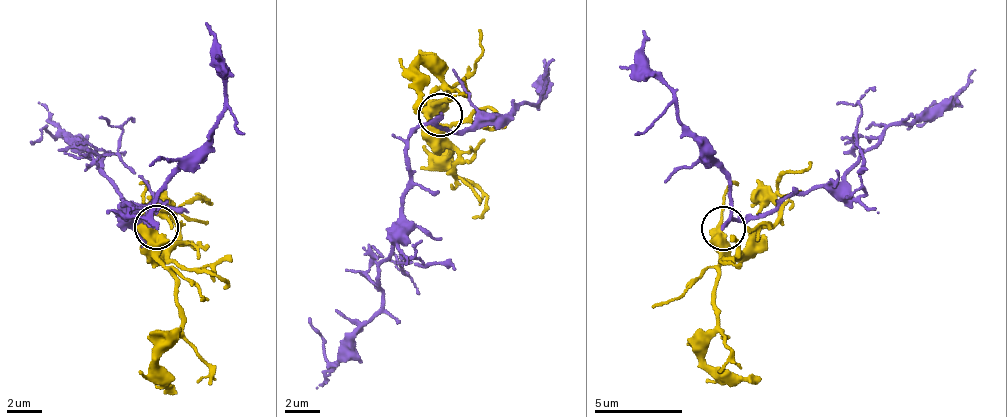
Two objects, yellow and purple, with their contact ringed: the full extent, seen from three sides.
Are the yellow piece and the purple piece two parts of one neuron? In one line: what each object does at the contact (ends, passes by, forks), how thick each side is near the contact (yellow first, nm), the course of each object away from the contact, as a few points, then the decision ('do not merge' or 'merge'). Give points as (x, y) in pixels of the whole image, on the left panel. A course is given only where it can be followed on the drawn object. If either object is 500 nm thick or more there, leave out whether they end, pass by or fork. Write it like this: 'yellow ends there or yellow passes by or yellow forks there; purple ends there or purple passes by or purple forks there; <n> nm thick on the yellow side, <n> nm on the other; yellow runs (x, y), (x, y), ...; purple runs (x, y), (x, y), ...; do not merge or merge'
yellow forks there; purple passes by; 440 nm thick on the yellow side, 180 nm on the other; yellow runs (154, 226), (154, 260), (176, 280), (180, 309), (180, 335), (160, 358), (166, 389); purple runs (155, 227), (124, 217), (124, 203), (104, 176), (106, 155), (83, 151), (58, 130), (45, 129), (29, 142); do not merge

